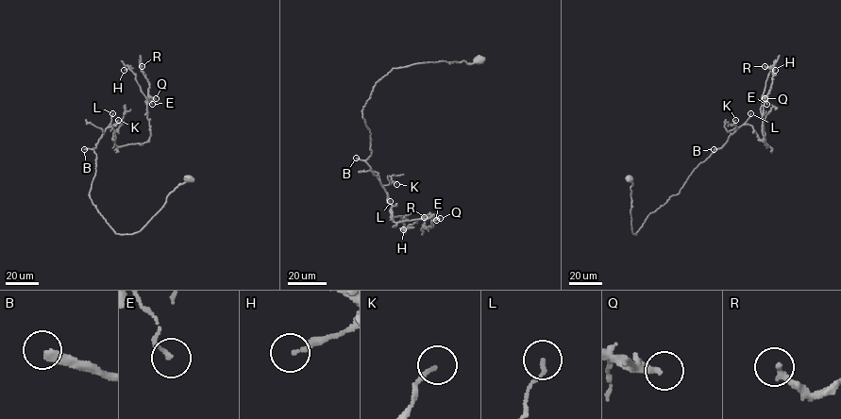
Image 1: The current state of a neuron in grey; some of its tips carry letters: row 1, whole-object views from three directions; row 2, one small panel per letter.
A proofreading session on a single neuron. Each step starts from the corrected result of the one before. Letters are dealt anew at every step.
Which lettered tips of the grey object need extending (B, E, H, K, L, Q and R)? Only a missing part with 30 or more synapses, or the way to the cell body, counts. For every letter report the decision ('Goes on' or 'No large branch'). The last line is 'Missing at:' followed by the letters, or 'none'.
B: Goes on
E: No large branch
H: No large branch
K: No large branch
L: No large branch
Q: No large branch
R: No large branch
Missing at: B

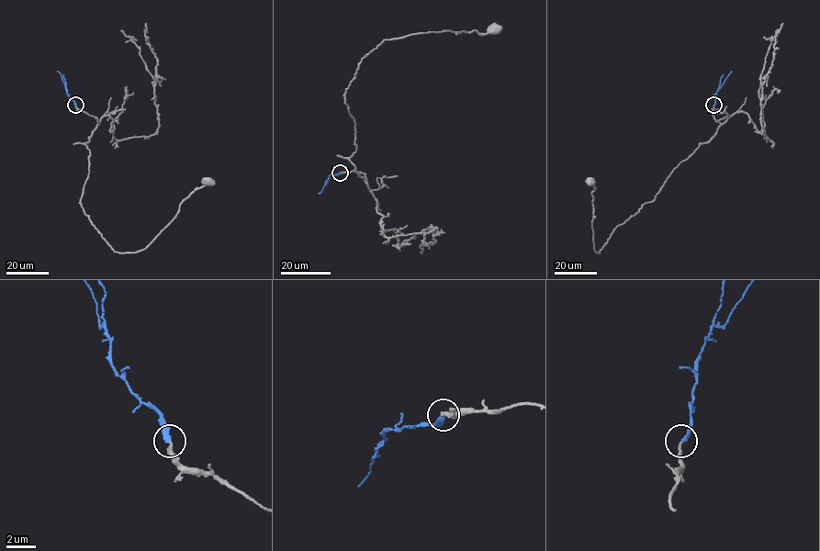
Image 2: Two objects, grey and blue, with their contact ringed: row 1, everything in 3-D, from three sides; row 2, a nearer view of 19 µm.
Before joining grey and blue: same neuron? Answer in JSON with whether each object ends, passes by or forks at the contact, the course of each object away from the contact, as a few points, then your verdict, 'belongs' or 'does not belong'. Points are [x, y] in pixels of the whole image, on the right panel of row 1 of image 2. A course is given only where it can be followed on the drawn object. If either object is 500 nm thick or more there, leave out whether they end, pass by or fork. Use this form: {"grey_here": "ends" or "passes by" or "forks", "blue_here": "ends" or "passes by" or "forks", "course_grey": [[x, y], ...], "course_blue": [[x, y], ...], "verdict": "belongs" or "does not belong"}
{"grey_here": "ends", "blue_here": "ends", "course_grey": [[713, 105], [713, 115], [720, 125], [715, 134], [673, 170], [653, 201], [617, 227], [599, 253], [591, 182]], "course_blue": [[713, 105], [716, 91], [732, 71]], "verdict": "belongs"}

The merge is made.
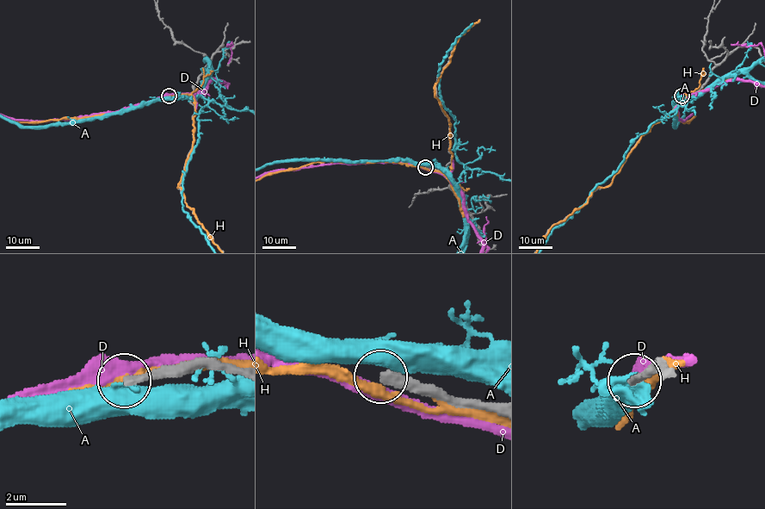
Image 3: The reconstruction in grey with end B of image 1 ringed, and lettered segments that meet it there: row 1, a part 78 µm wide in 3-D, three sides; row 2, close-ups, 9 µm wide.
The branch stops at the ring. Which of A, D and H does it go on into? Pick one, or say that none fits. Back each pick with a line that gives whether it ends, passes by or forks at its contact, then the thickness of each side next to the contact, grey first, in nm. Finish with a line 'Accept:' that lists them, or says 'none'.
Accept: none

